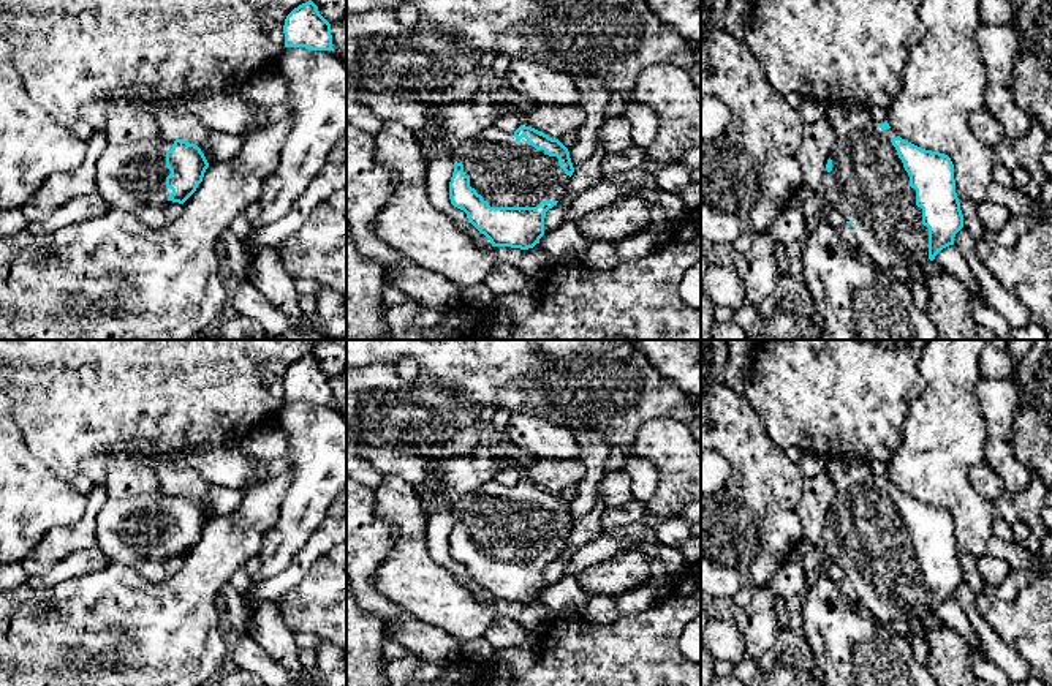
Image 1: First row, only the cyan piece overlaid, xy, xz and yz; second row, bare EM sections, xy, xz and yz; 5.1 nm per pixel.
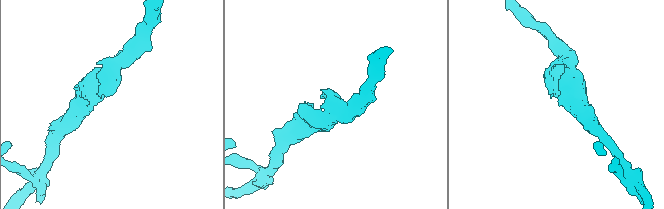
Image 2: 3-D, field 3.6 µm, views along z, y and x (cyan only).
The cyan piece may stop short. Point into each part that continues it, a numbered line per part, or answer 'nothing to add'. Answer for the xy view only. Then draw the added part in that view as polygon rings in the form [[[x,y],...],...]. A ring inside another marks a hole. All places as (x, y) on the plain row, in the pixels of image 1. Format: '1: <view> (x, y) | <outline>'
1: xy (127, 530) | [[[138,495],[125,499],[106,498],[96,518],[95,545],[109,558],[133,567],[138,560],[165,563],[174,558],[166,541],[171,525],[166,522],[166,506],[172,495]]]

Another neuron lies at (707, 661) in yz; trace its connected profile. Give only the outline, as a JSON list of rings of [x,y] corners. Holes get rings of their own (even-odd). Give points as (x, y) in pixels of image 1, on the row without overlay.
[[[701,640],[701,686],[712,686],[715,658],[709,654],[707,648]]]

